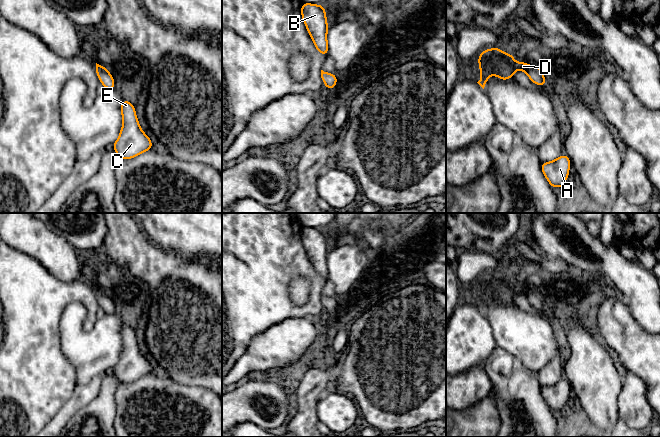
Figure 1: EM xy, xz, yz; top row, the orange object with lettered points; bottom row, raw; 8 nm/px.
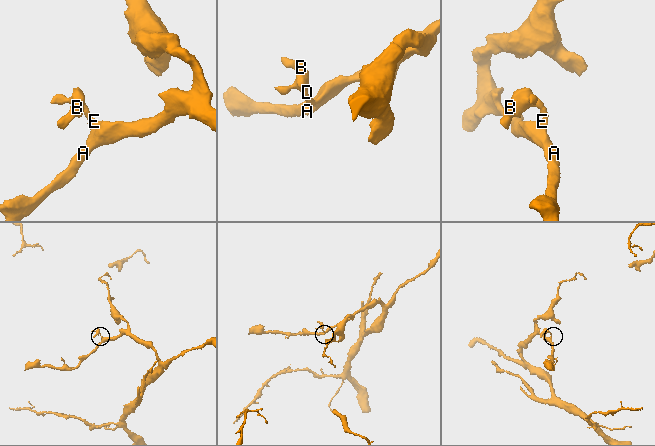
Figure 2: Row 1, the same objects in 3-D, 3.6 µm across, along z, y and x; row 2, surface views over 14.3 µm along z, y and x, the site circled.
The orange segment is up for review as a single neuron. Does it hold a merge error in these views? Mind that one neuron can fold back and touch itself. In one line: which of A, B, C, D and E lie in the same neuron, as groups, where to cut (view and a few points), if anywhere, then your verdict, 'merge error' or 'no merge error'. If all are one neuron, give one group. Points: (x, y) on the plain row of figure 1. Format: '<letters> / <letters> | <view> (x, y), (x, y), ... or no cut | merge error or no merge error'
A B C D E | no cut | no merge error

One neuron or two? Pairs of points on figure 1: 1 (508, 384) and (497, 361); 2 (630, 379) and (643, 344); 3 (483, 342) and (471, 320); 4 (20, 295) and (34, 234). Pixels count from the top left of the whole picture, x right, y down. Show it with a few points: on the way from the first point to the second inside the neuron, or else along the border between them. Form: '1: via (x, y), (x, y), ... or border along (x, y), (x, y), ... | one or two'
1: via (508, 378), (507, 373), (502, 367) | one
2: border along (627, 370), (635, 373), (643, 381), (646, 392) | two
3: via (478, 337), (471, 330), (471, 325) | one
4: border along (10, 246), (30, 255), (47, 270) | two

